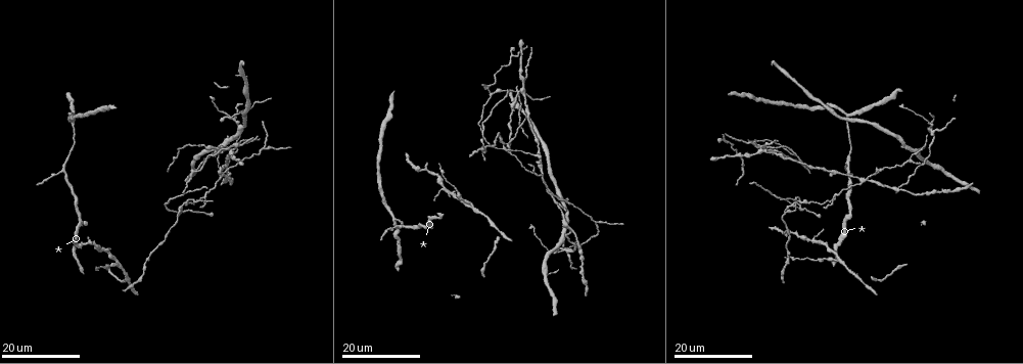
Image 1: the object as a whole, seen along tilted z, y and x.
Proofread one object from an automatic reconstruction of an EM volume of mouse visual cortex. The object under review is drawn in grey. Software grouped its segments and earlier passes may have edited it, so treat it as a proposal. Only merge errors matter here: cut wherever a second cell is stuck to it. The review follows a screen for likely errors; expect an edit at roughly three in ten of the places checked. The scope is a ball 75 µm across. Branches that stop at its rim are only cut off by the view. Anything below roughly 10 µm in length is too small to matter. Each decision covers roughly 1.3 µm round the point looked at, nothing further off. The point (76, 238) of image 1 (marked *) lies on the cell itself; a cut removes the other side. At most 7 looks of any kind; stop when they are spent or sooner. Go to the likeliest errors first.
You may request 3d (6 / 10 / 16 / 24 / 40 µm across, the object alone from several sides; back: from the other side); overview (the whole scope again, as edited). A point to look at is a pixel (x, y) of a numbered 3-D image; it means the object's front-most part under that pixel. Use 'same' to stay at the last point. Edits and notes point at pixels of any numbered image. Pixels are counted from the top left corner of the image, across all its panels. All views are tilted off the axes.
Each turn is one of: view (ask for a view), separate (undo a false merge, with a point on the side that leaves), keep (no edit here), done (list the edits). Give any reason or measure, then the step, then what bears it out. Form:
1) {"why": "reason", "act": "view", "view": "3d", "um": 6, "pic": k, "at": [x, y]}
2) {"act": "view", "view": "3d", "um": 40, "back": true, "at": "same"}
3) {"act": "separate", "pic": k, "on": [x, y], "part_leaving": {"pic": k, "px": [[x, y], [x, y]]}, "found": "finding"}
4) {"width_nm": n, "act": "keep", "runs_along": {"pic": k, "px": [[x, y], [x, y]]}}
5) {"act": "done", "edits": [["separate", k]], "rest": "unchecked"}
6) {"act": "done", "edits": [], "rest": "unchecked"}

{"why": "small branch off a trunk", "act": "view", "view": "3d", "um": 24, "pic": 1, "at": [762, 145]}

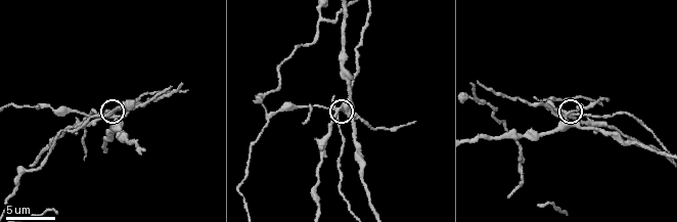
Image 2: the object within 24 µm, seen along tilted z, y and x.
{"act": "view", "view": "3d", "um": 6, "pic": 2, "at": [564, 115]}

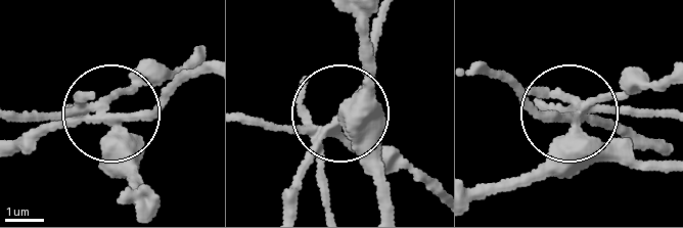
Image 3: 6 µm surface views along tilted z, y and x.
{"width_nm": 340, "act": "separate", "pic": 3, "on": [317, 166], "part_leaving": {"pic": 3, "px": [[117, 123], [151, 112], [206, 72]]}, "found": "a second cell is stuck on"}

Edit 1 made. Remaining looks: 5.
{"act": "view", "view": "overview"}

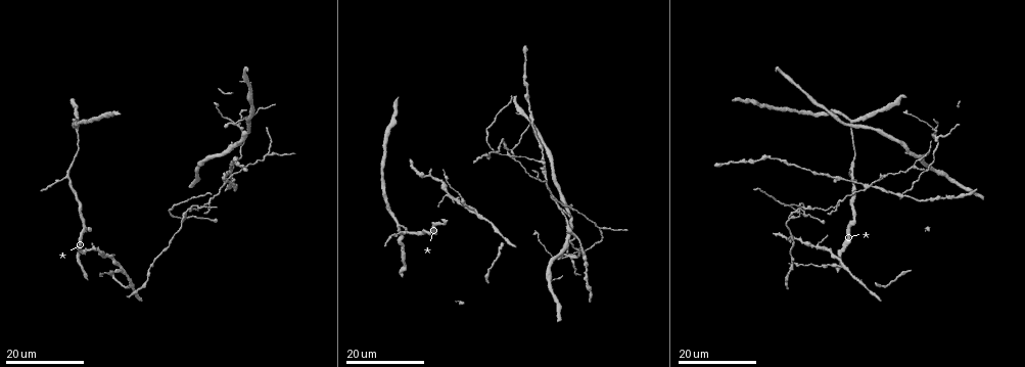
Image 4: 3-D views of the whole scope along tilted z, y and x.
{"why": "three-way junction", "act": "view", "view": "3d", "um": 24, "pic": 4, "at": [556, 199]}

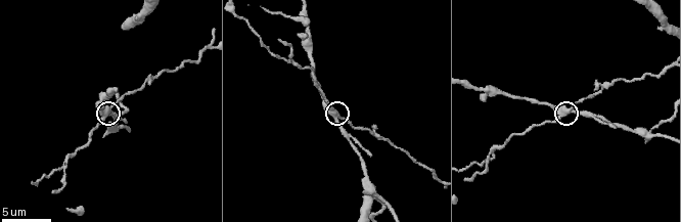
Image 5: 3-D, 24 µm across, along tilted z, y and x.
{"act": "view", "view": "3d", "um": 6, "pic": 5, "at": [570, 111]}

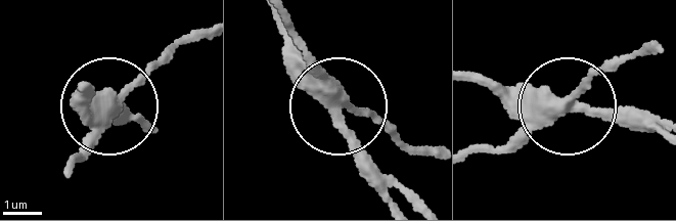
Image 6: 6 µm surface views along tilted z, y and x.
{"side_arm_um": 27, "act": "separate", "pic": 6, "on": [81, 148], "part_leaving": {"pic": 6, "px": [[107, 119], [74, 161]]}, "found": "a second cell is stuck on"}

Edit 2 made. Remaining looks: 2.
{"why": "small branch off a trunk", "act": "view", "view": "3d", "um": 10, "pic": 5, "at": [649, 131]}

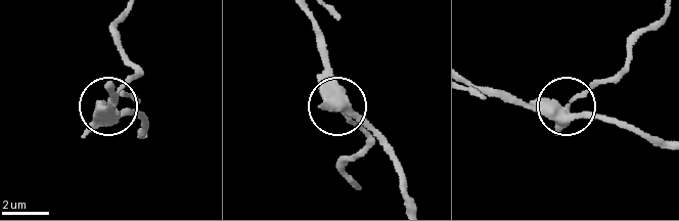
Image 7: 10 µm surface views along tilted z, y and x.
{"act": "view", "view": "3d", "um": 6, "pic": 7, "at": [568, 107]}

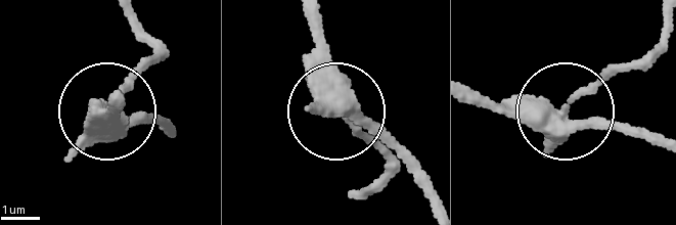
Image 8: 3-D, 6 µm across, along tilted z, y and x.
{"width_nm": 390, "act": "separate", "pic": 8, "on": [128, 84], "part_leaving": {"pic": 8, "px": [[558, 124], [574, 99], [644, 59], [662, 33]]}, "found": "two cells meet here"}

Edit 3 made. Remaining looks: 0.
{"act": "done", "edits": [["separate", 3], ["separate", 6], ["separate", 8]], "rest": "unchecked"}

